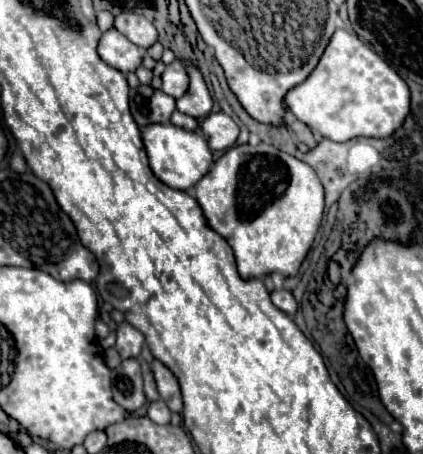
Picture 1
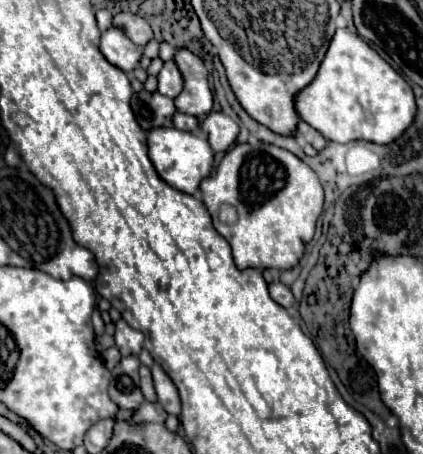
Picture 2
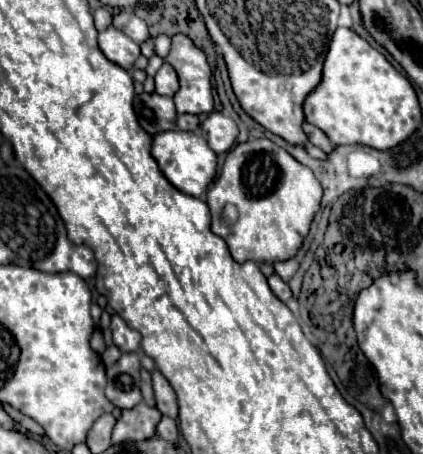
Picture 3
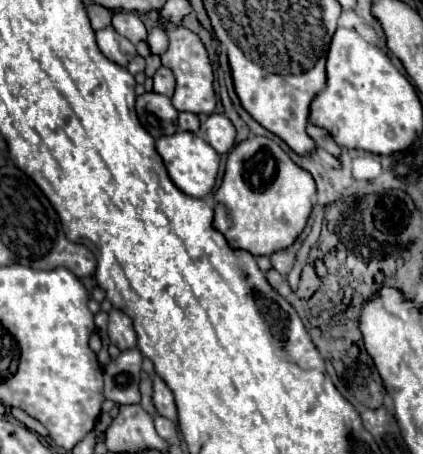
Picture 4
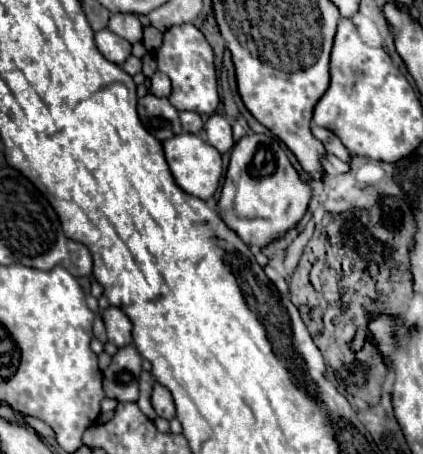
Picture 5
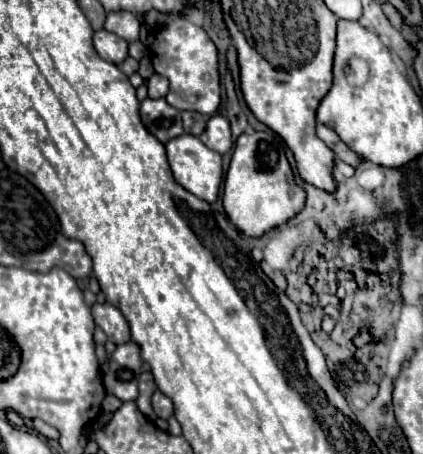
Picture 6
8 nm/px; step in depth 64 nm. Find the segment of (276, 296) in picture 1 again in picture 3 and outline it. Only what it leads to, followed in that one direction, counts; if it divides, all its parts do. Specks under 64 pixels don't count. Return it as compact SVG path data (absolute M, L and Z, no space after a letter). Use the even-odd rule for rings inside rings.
M272 274L270 278L268 278L268 284L270 284L270 288L272 288L272 292L280 298L280 300L288 300L290 296L292 296L292 290L290 290L290 286L278 276L278 274Z

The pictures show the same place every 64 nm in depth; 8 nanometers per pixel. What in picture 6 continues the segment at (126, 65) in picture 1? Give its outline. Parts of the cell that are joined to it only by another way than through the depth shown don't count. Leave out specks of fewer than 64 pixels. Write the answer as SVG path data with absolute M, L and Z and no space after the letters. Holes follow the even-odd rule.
M108 30L94 32L94 48L102 60L112 64L122 64L122 60L128 56L128 44Z

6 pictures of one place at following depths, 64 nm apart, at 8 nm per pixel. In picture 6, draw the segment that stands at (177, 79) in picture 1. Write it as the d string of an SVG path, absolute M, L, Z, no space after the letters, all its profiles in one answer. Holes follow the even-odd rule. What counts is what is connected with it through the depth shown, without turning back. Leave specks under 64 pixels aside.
M154 74L152 78L148 78L148 98L162 98L168 92L168 80L160 74Z

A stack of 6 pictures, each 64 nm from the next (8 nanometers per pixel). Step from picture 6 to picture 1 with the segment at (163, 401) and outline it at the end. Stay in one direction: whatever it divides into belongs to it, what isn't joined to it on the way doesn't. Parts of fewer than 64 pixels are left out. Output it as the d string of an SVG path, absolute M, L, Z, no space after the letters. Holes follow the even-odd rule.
M158 360L152 362L152 372L156 378L160 398L166 402L170 412L180 412L182 410L182 394L180 394L180 386L178 386L174 374Z

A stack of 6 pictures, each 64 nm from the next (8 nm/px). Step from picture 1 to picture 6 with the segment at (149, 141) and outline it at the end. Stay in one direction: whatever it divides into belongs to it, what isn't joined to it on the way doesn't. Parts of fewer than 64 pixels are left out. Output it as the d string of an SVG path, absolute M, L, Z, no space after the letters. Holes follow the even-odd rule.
M182 134L176 140L170 140L166 144L166 152L168 152L170 170L176 178L176 182L182 184L194 196L198 196L210 204L216 202L220 182L222 182L222 156L218 152L212 152L210 148L206 148L196 136L188 136L188 134Z

